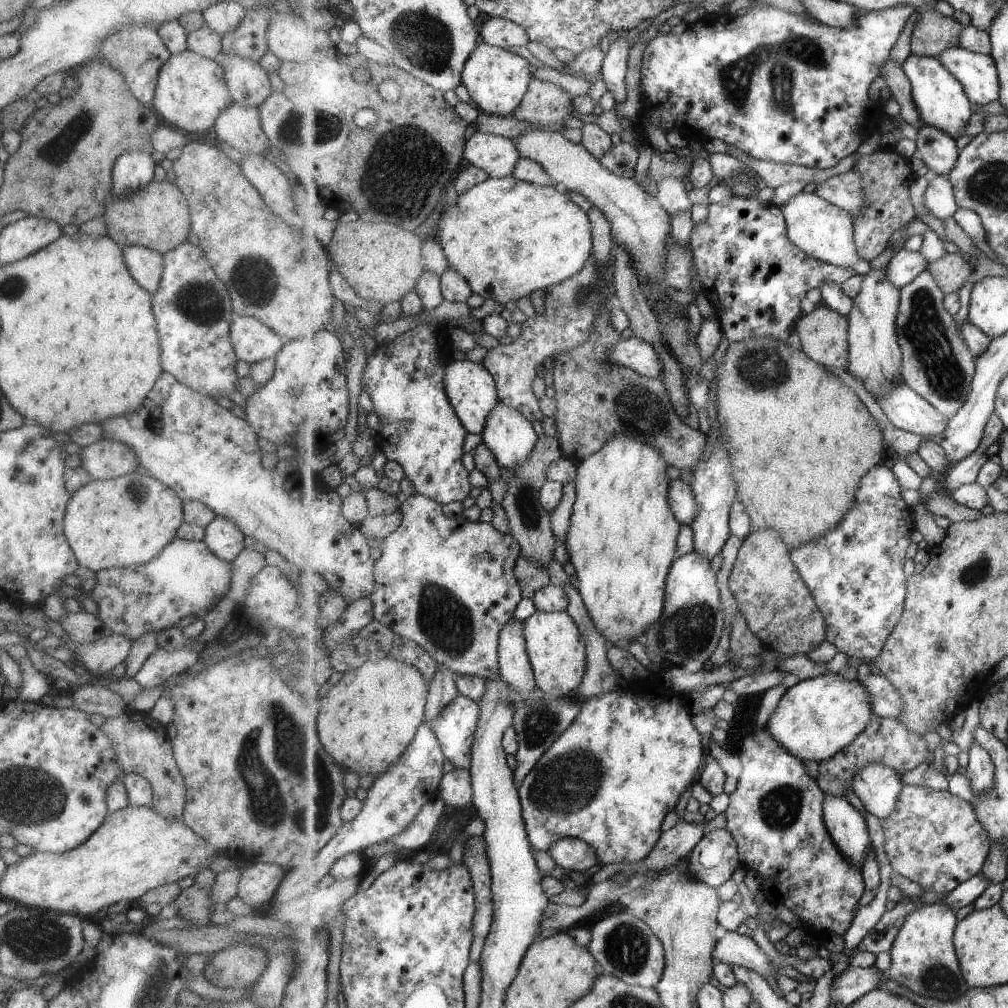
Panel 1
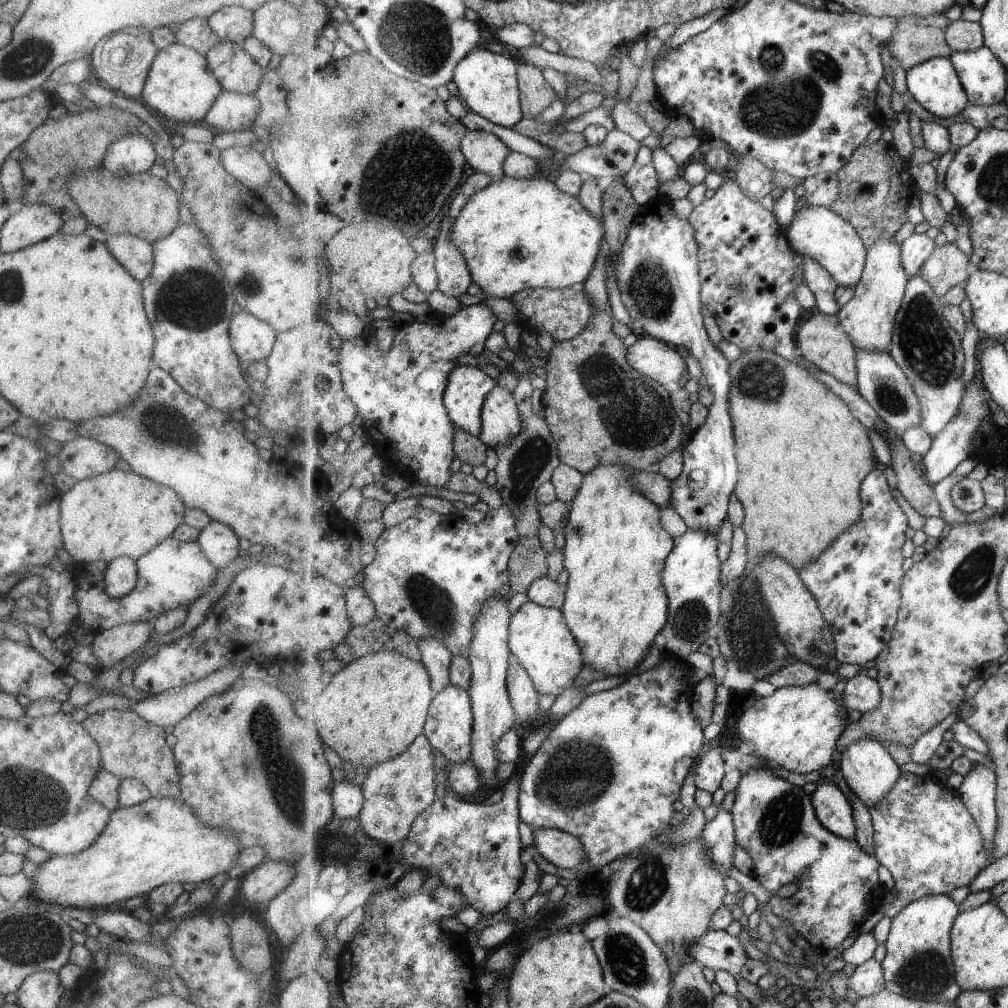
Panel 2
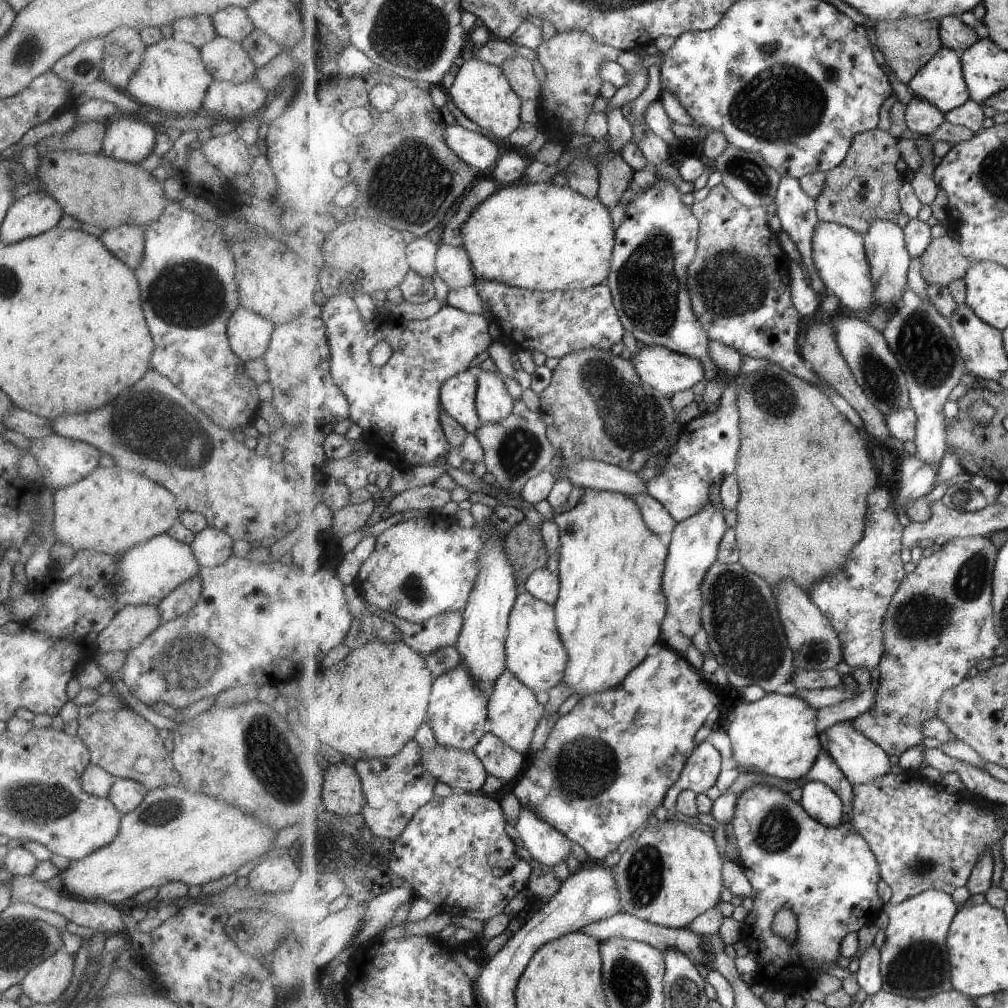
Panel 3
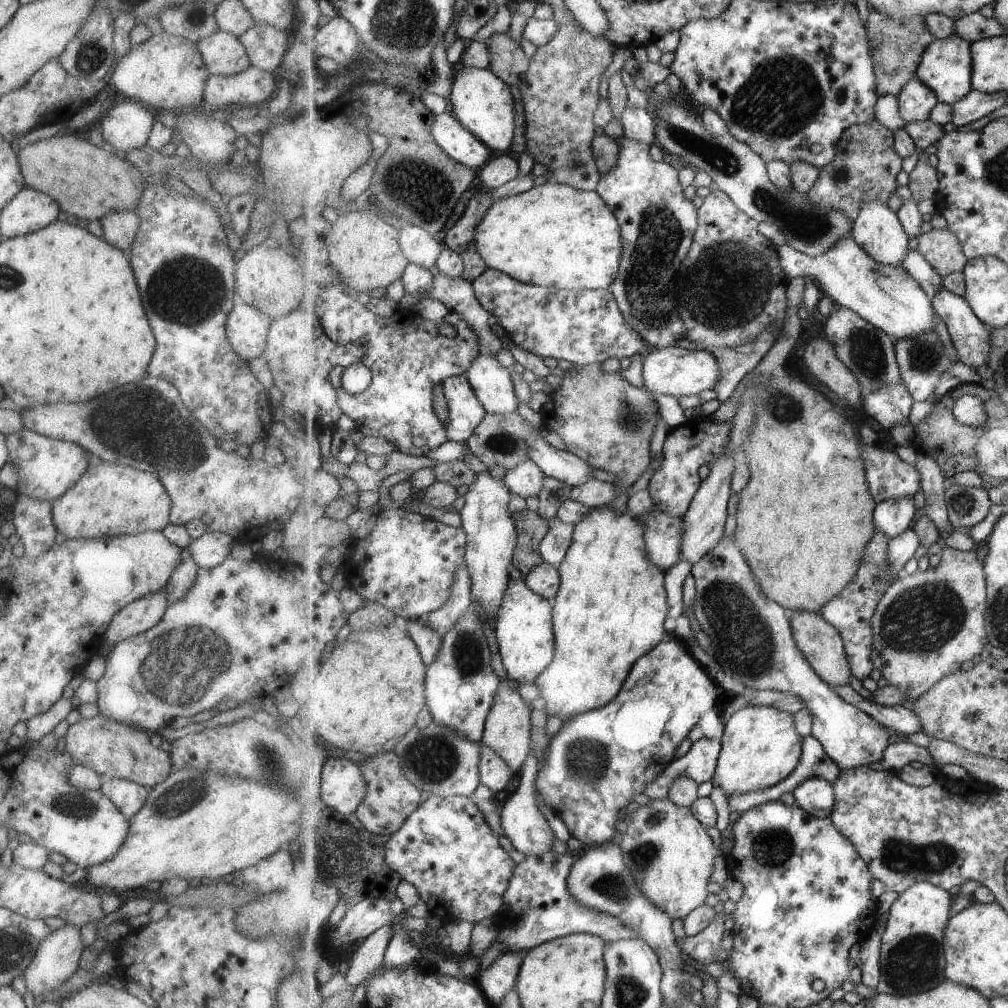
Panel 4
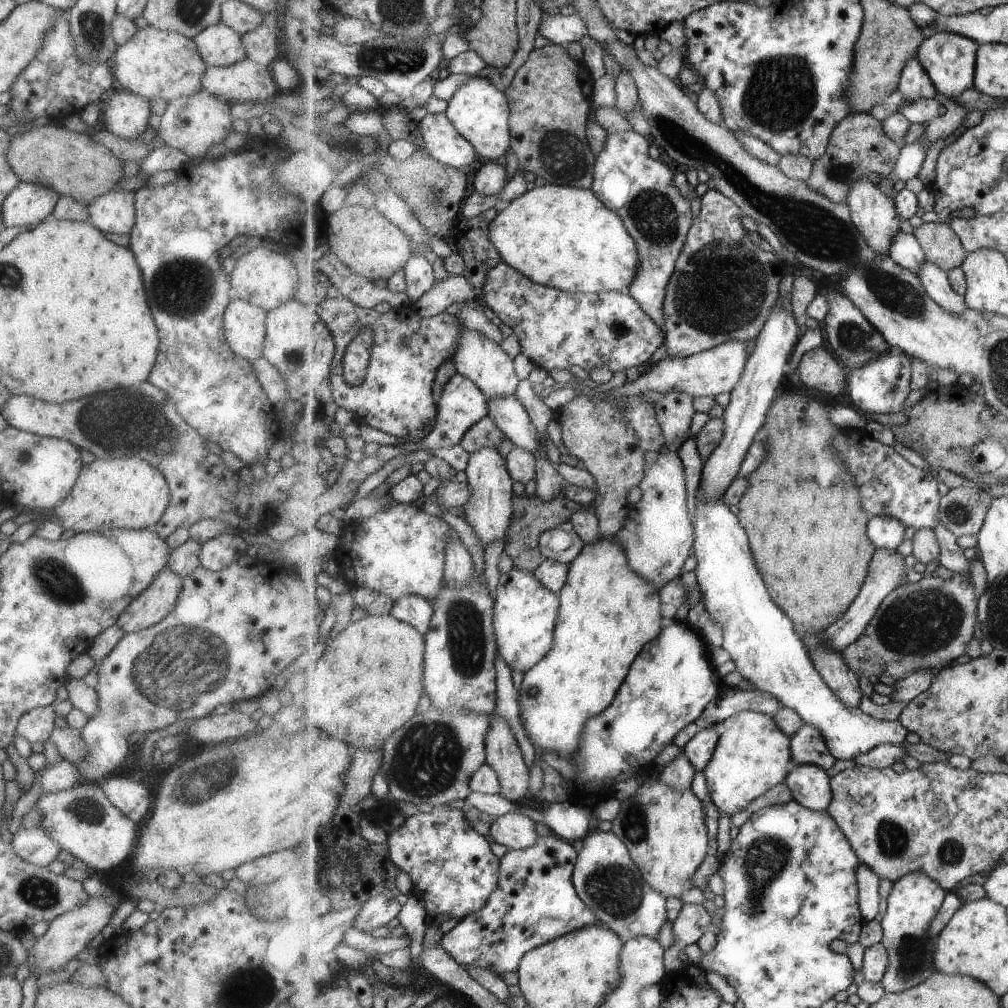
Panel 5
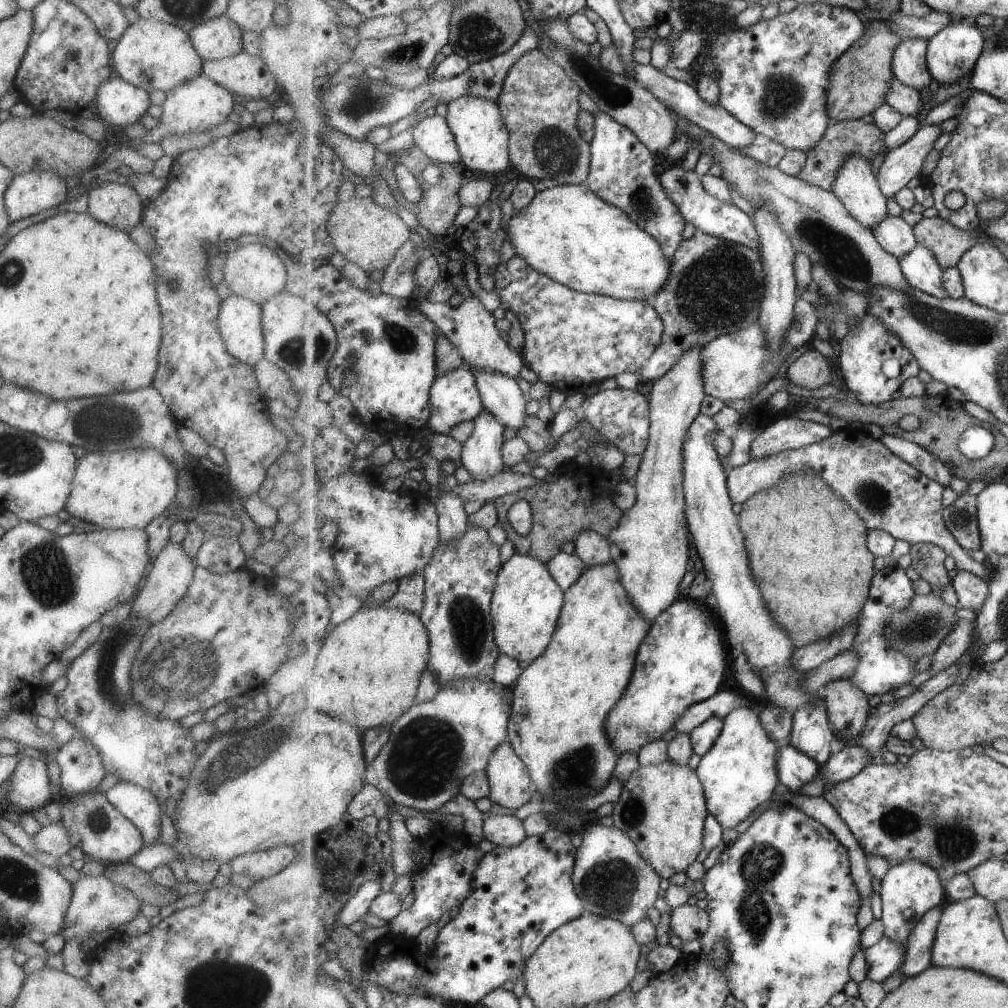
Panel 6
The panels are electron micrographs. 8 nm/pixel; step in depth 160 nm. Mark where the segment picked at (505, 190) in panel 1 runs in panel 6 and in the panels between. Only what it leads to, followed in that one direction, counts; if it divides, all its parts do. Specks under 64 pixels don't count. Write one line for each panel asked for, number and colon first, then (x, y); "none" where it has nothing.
2: (516, 234)
3: (540, 236)
4: (554, 235)
5: (561, 236)
6: (568, 232)

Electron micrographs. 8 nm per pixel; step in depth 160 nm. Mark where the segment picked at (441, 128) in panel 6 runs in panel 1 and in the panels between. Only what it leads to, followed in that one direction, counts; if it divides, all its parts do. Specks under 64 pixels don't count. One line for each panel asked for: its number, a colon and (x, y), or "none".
1: (498, 155)
2: (486, 152)
3: (479, 151)
4: (463, 146)
5: (441, 138)

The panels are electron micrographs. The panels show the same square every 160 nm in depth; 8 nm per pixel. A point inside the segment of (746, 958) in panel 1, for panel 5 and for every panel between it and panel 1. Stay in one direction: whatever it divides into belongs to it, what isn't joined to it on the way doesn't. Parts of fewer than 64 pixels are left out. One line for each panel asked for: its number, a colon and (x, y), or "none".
2: (718, 950)
3: (693, 944)
4: (538, 907)
5: (536, 901)

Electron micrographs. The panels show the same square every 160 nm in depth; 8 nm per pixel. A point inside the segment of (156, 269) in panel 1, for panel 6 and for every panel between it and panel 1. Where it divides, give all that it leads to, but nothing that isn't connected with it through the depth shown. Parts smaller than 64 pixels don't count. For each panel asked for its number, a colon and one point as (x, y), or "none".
2: (135, 254)
3: (126, 242)
4: (119, 227)
5: (113, 212)
6: (119, 206)

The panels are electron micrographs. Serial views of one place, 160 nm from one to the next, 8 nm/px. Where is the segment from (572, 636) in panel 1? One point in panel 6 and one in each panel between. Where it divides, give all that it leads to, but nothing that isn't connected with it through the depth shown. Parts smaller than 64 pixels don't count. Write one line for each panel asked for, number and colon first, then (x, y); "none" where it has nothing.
2: (540, 637)
3: (537, 654)
4: (526, 640)
5: (525, 615)
6: (528, 602)

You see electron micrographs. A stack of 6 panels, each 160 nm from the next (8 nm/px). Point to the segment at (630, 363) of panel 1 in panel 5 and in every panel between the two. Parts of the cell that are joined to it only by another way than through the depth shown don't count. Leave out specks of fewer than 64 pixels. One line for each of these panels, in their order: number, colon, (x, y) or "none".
2: (649, 355)
3: (669, 372)
4: (678, 372)
5: (706, 374)

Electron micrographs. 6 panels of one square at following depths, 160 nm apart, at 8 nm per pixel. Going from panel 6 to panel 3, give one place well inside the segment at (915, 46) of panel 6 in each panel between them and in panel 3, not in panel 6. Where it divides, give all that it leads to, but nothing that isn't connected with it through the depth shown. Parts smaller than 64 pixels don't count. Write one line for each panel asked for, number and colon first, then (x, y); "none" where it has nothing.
3: (923, 118)
4: (917, 100)
5: (915, 83)

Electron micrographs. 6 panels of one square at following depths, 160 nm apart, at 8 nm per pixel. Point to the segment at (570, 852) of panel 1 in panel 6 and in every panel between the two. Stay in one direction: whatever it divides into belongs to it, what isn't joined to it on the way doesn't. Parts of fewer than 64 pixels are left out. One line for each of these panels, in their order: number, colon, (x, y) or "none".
2: (564, 850)
3: (549, 846)
4: (523, 823)
5: (515, 830)
6: (502, 828)

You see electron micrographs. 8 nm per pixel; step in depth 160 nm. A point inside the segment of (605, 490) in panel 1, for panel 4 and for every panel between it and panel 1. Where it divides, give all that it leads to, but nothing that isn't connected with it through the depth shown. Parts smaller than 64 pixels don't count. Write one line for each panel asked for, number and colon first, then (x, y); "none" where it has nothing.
2: (615, 550)
3: (612, 602)
4: (611, 608)

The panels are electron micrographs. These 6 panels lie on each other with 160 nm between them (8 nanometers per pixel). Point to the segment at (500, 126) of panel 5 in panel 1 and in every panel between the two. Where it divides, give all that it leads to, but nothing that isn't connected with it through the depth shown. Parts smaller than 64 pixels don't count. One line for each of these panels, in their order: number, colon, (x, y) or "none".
1: (498, 79)
2: (489, 85)
3: (481, 91)
4: (483, 102)

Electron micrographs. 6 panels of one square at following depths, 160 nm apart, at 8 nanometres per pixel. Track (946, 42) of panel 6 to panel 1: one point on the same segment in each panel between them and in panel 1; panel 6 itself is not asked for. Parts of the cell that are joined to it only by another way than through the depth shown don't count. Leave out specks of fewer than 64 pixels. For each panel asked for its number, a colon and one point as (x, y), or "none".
1: (943, 102)
2: (936, 84)
3: (942, 81)
4: (947, 66)
5: (950, 59)

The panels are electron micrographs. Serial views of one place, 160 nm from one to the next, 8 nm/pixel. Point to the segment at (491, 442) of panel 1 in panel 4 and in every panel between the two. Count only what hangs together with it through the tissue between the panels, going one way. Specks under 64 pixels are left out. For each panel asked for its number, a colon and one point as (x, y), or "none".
2: (503, 421)
3: (494, 403)
4: (493, 383)

